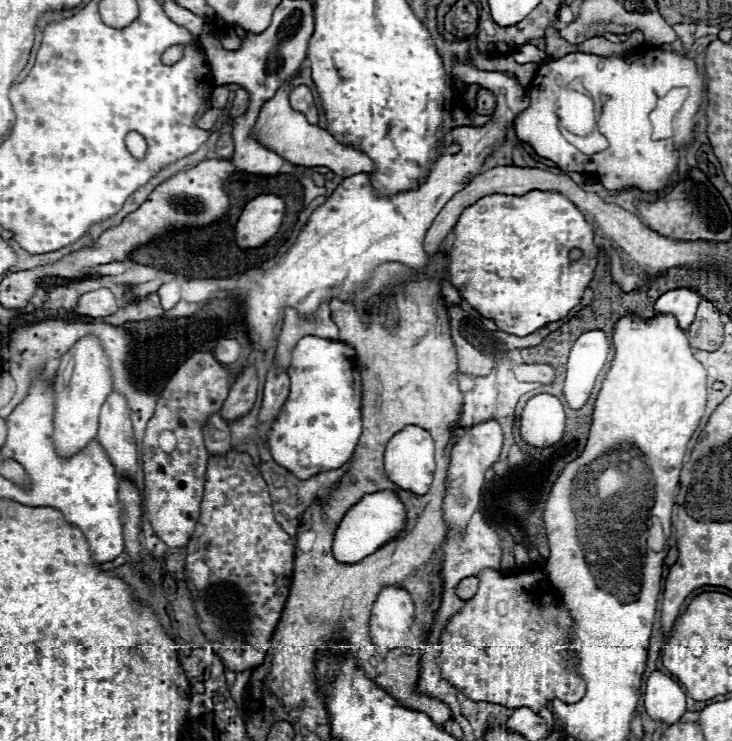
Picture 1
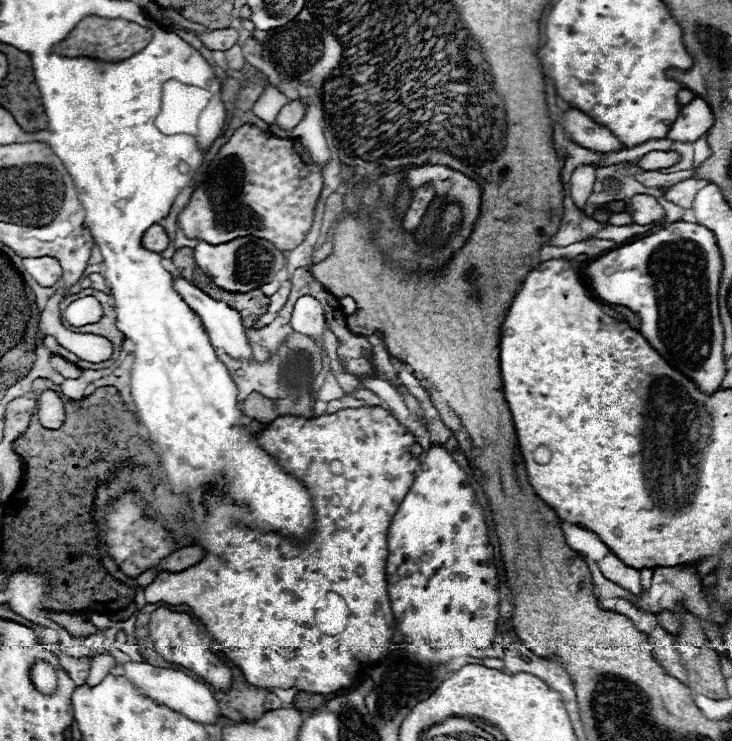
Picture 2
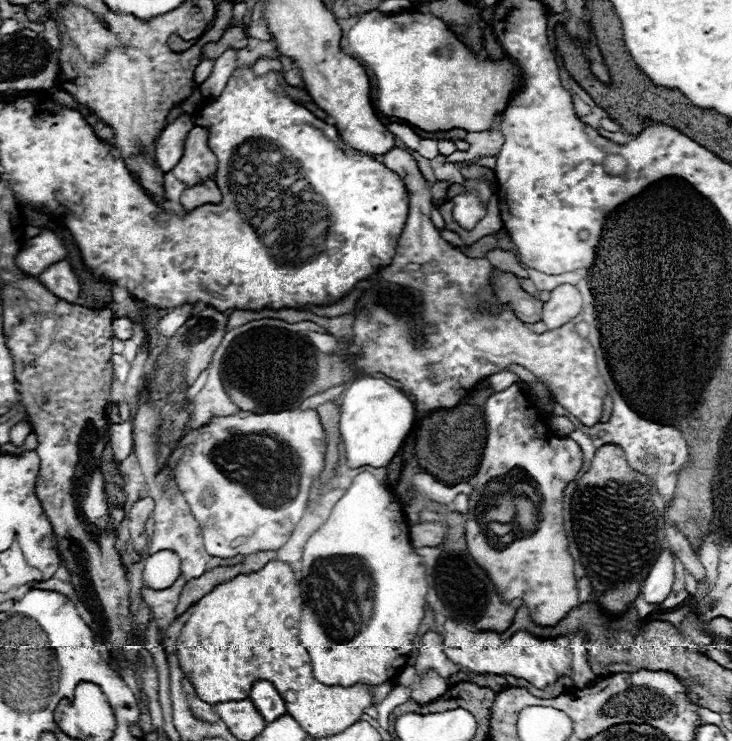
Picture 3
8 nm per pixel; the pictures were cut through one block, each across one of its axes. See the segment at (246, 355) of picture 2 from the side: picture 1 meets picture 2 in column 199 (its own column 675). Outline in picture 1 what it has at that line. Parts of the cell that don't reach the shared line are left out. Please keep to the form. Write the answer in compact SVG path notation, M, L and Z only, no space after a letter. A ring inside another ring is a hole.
M674 288L670 292L664 292L656 304L654 304L654 312L656 314L674 314L680 328L688 328L694 320L696 308L700 304L700 300L704 300L696 290L690 288Z

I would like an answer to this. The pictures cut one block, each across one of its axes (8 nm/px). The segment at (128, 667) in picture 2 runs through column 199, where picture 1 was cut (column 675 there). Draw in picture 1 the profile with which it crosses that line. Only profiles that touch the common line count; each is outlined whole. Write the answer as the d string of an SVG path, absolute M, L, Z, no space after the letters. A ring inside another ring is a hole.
M654 670L646 682L646 712L660 722L674 724L686 712L686 694L676 680Z

